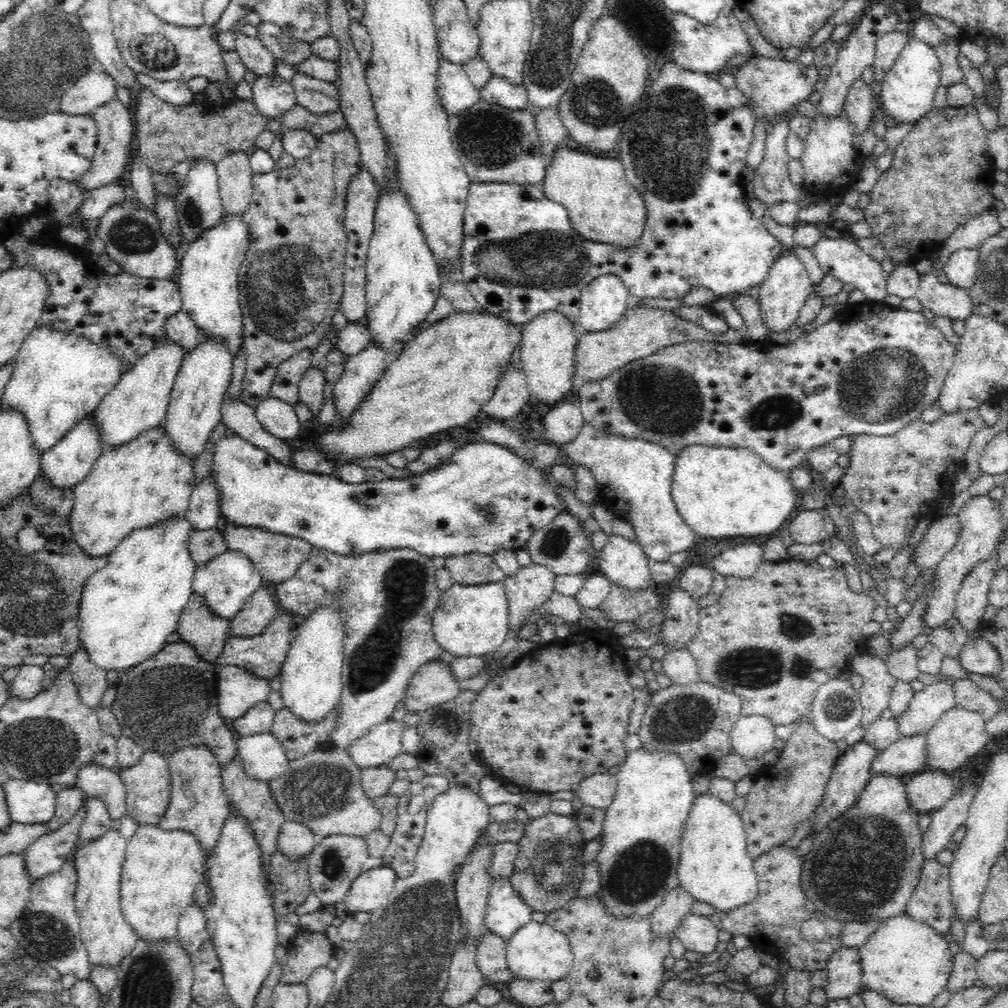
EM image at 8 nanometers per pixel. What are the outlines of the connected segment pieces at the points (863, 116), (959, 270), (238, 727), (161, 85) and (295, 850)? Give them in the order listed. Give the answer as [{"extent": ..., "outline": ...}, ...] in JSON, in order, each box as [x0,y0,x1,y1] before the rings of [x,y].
[{"extent":[843,76,874,136],"outline":[[[861,76],[854,80],[846,93],[843,104],[846,116],[848,116],[849,127],[854,136],[864,132],[873,118],[874,105],[872,99],[869,84],[866,84]]]},{"extent":[944,248,980,289],"outline":[[[959,248],[950,254],[944,272],[949,282],[964,289],[974,286],[978,278],[978,262],[980,262],[980,249]]]},{"extent":[229,700,276,737],"outline":[[[267,700],[262,701],[252,706],[244,716],[229,721],[229,725],[237,737],[265,733],[272,728],[276,711]]]},{"extent":[135,73,197,106],"outline":[[[136,73],[135,78],[138,83],[148,85],[148,87],[156,94],[158,98],[167,103],[178,106],[186,106],[192,104],[197,97],[186,81],[180,79],[158,80],[144,73]]]},{"extent":[278,820,318,857],"outline":[[[286,820],[278,836],[278,849],[284,856],[307,857],[318,843],[314,832],[303,822]]]}]

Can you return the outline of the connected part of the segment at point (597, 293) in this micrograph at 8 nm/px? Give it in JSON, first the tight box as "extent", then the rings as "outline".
{"extent":[578,274,630,334],"outline":[[[601,274],[581,292],[578,322],[581,332],[598,334],[622,319],[630,306],[630,291],[616,274]]]}

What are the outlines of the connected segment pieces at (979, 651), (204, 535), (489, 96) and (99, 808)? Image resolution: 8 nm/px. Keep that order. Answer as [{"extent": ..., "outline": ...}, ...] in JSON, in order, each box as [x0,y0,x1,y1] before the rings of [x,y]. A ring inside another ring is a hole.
[{"extent":[958,636,1002,677],"outline":[[[970,636],[958,656],[961,665],[974,674],[994,677],[1002,670],[1002,657],[983,636]]]},{"extent":[188,529,228,566],"outline":[[[219,529],[192,530],[188,538],[188,549],[197,566],[208,564],[212,558],[228,550],[228,543]]]},{"extent":[479,74,530,110],"outline":[[[493,74],[479,89],[479,93],[481,100],[509,109],[522,110],[530,106],[527,90],[523,83],[514,84],[500,75]]]},{"extent":[74,796,112,850],"outline":[[[94,796],[88,797],[84,803],[86,816],[80,828],[80,839],[74,850],[78,846],[84,846],[86,842],[92,842],[96,838],[102,838],[108,830],[112,829],[110,812],[107,808],[107,803],[100,798]]]}]

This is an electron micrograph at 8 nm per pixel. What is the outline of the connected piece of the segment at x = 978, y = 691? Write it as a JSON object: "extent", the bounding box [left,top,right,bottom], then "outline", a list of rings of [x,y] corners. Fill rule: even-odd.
{"extent":[954,679,999,721],"outline":[[[972,679],[954,680],[954,694],[956,705],[980,713],[984,720],[989,721],[999,710],[996,699]]]}

